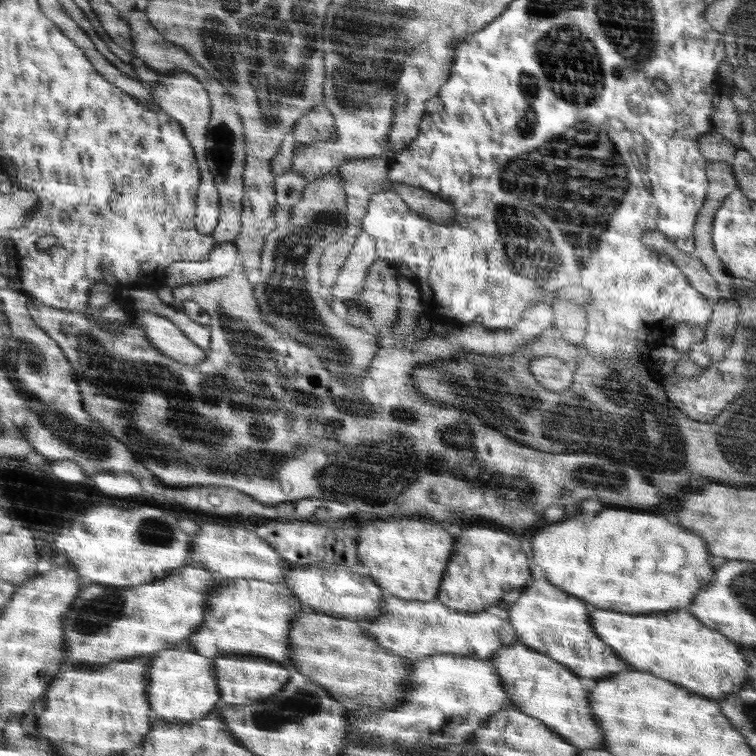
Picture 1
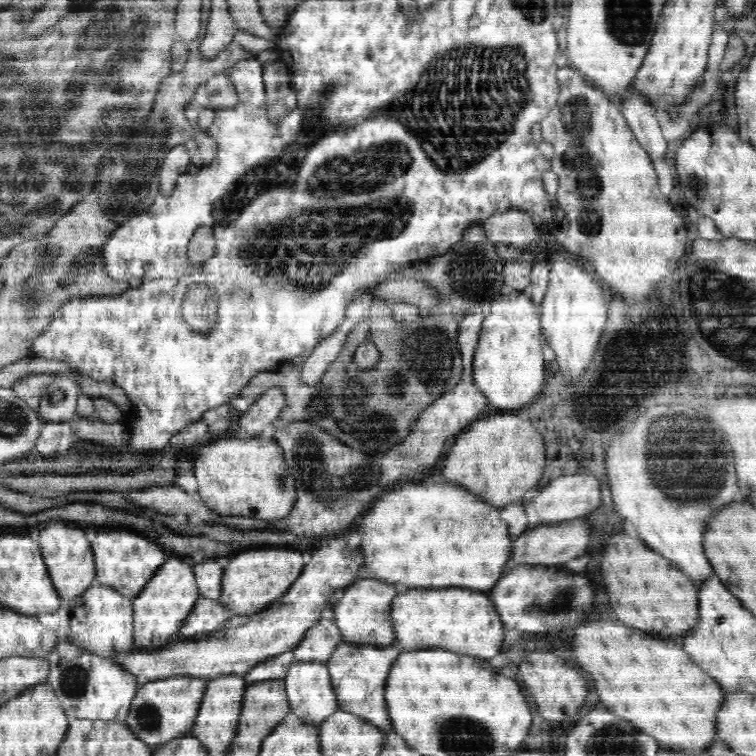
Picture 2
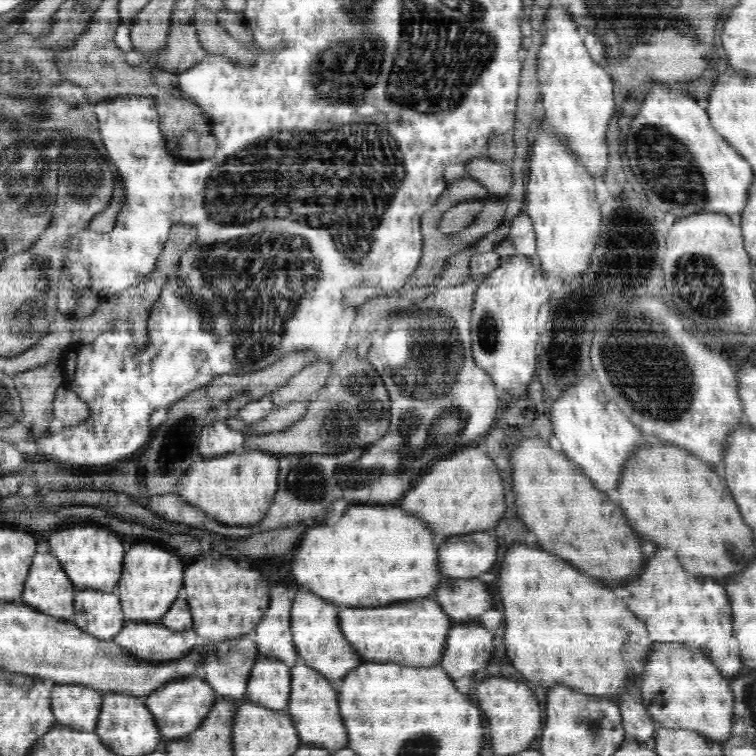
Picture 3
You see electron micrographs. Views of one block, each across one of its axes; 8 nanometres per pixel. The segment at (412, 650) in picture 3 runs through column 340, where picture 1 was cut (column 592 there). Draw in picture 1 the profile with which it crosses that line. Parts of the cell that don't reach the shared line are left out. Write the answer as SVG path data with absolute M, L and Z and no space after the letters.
M594 610L590 622L598 638L630 668L677 683L694 694L717 700L743 689L748 681L746 668L749 662L741 654L744 646L706 626L687 610L658 616Z

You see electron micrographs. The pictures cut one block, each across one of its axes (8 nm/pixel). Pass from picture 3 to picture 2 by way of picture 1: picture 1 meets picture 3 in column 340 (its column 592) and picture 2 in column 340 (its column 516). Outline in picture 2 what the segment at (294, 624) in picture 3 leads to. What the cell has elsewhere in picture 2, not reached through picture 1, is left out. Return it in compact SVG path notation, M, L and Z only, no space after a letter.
M366 577L353 582L336 596L328 615L335 619L342 631L342 642L368 643L376 646L395 644L394 623L391 621L391 604L401 587L383 579Z

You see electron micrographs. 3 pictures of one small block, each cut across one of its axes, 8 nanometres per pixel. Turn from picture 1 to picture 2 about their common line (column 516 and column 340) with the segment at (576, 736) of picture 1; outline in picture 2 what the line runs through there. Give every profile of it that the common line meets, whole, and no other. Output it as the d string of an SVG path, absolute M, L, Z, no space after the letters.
M341 642L325 662L331 673L332 686L340 709L362 716L383 731L390 728L390 711L387 710L386 688L388 673L400 654L396 644L376 646L368 643Z

